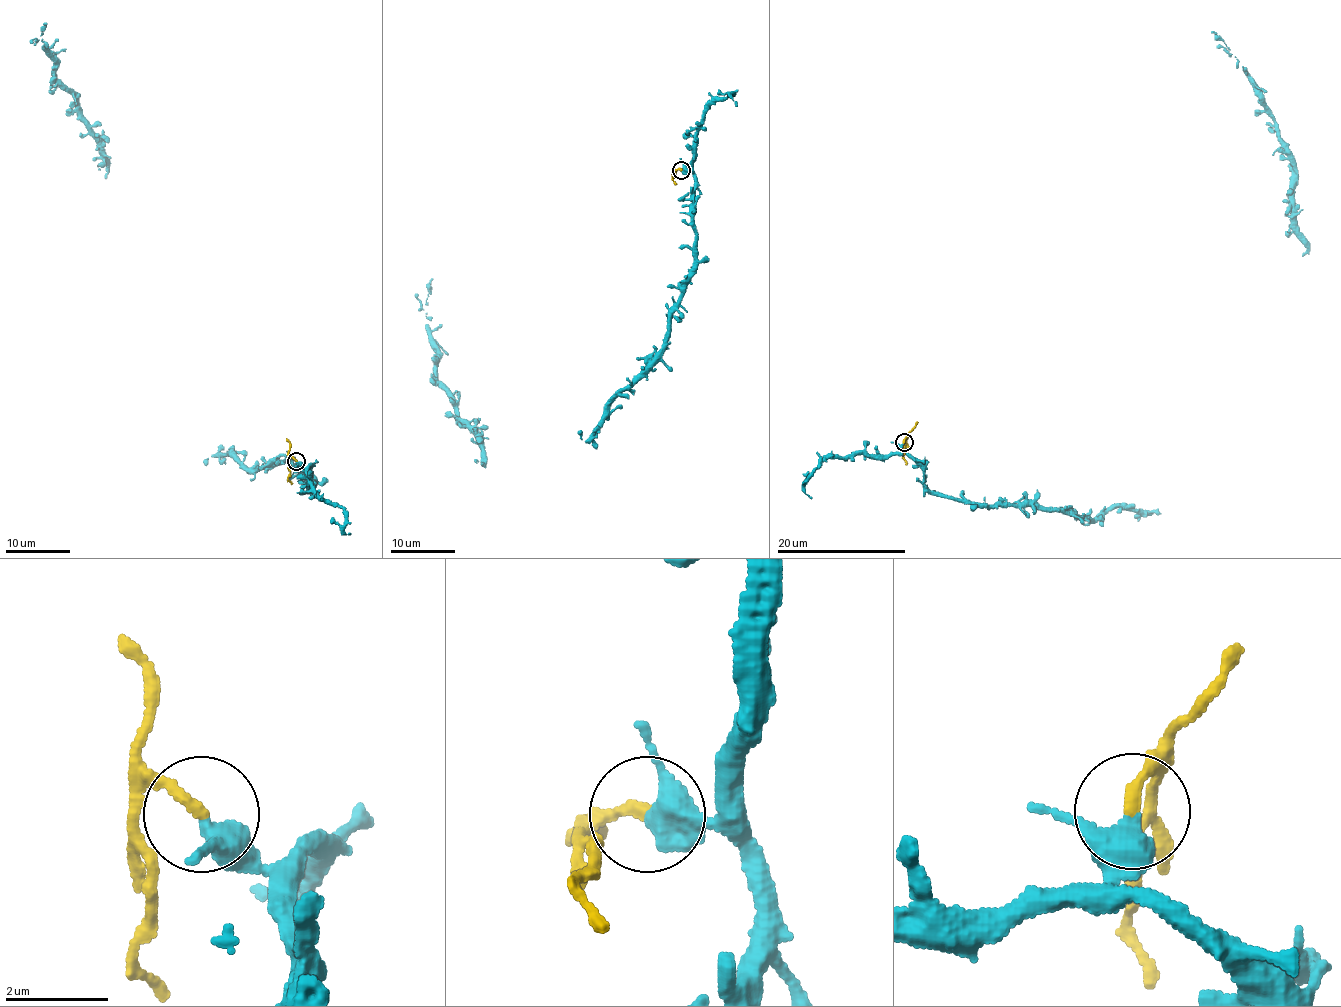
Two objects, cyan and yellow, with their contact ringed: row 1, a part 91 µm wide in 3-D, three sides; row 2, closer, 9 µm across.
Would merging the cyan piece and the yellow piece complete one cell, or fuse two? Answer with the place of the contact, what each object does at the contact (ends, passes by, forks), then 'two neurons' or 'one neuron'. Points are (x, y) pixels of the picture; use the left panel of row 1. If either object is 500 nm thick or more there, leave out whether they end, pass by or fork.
place (296, 461); cyan passes by; yellow ends; two neurons

